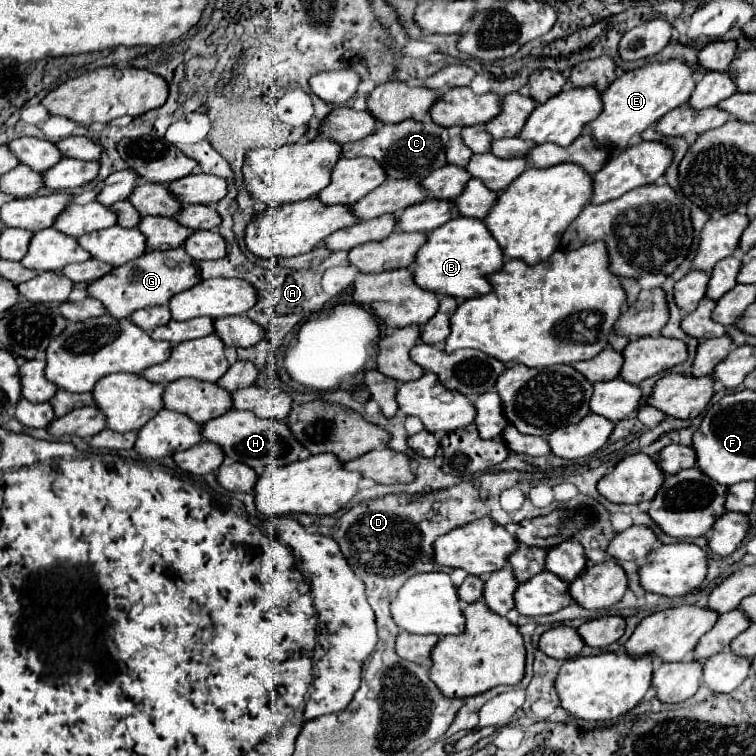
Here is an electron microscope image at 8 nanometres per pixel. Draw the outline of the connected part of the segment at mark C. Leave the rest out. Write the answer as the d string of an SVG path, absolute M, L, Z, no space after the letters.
M429 118L423 122L417 120L403 120L399 124L379 124L375 128L375 134L369 134L367 138L351 144L341 146L341 156L345 158L355 158L355 156L365 156L377 160L387 178L415 178L421 180L425 178L431 170L437 170L447 164L445 160L445 146L447 146L449 134L447 128L431 122Z

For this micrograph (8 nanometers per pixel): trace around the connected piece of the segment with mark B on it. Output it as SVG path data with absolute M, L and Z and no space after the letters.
M461 216L439 226L439 230L427 234L427 242L419 248L419 254L415 256L413 278L415 284L427 292L467 300L473 296L487 294L491 290L485 276L499 270L501 264L503 264L501 248L487 230L485 222Z

